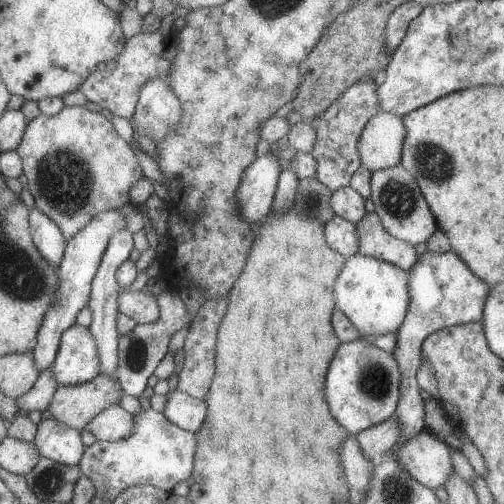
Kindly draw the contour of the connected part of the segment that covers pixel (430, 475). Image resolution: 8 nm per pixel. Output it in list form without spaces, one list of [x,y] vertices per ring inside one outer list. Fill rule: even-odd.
[[[426,430],[399,445],[396,458],[409,476],[433,492],[445,485],[453,470],[449,447]]]

